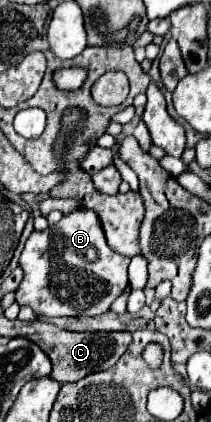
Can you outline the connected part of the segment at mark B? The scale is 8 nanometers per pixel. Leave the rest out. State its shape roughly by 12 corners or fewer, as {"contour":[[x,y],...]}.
{"contour":[[73,210],[21,252],[17,302],[99,316],[127,288],[97,214]]}

